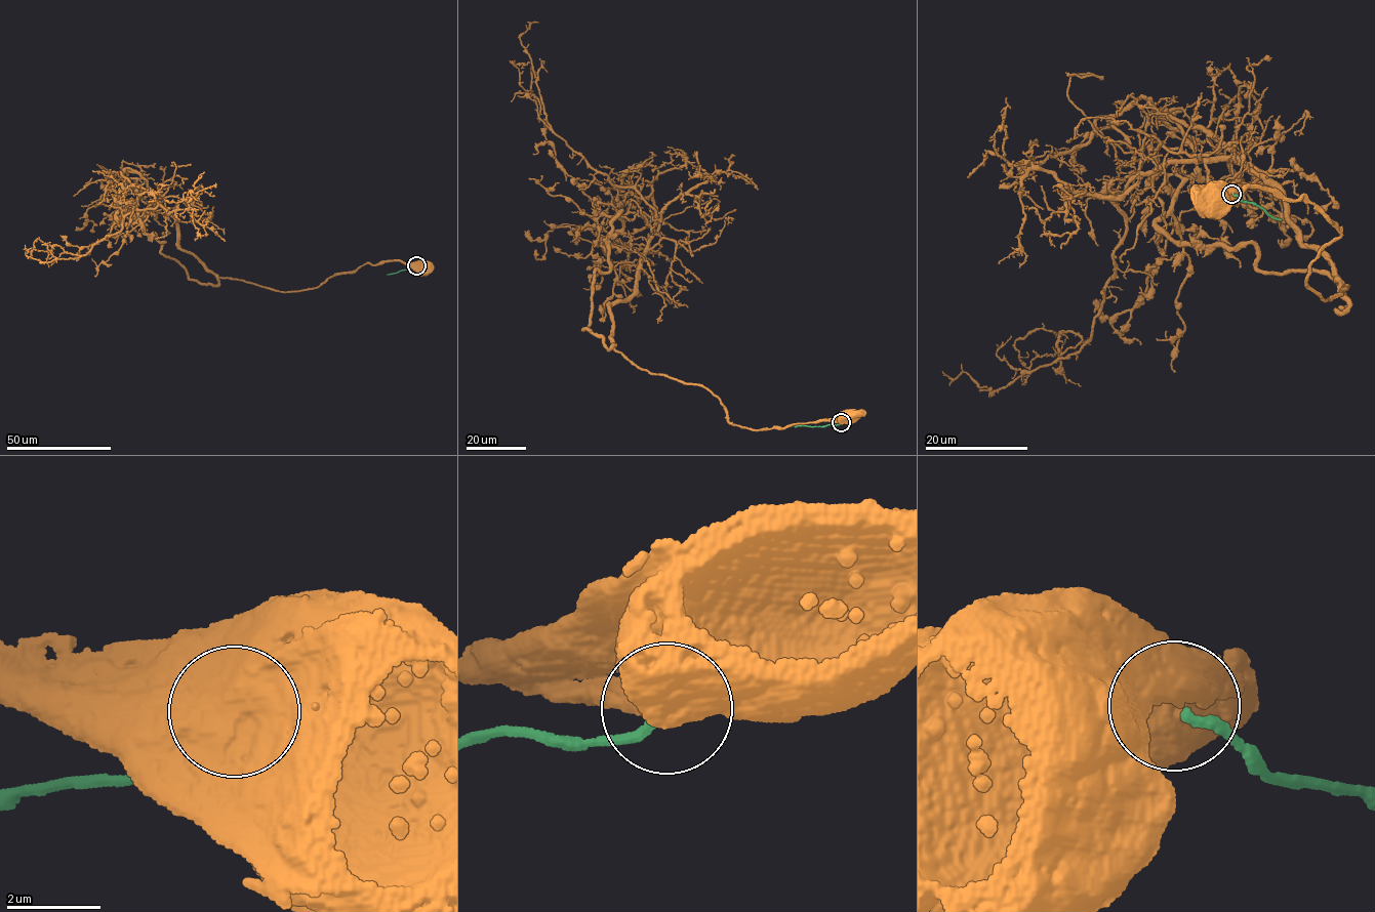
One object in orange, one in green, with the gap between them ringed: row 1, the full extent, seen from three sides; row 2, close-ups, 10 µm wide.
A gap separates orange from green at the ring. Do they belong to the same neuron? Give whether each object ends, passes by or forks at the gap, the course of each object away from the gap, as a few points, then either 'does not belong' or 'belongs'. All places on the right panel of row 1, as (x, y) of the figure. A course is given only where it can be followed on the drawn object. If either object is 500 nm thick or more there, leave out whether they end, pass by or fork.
orange runs (1230, 194), (1219, 191), (1208, 199), (1210, 203); green runs (1232, 193), (1281, 220); does not belong

